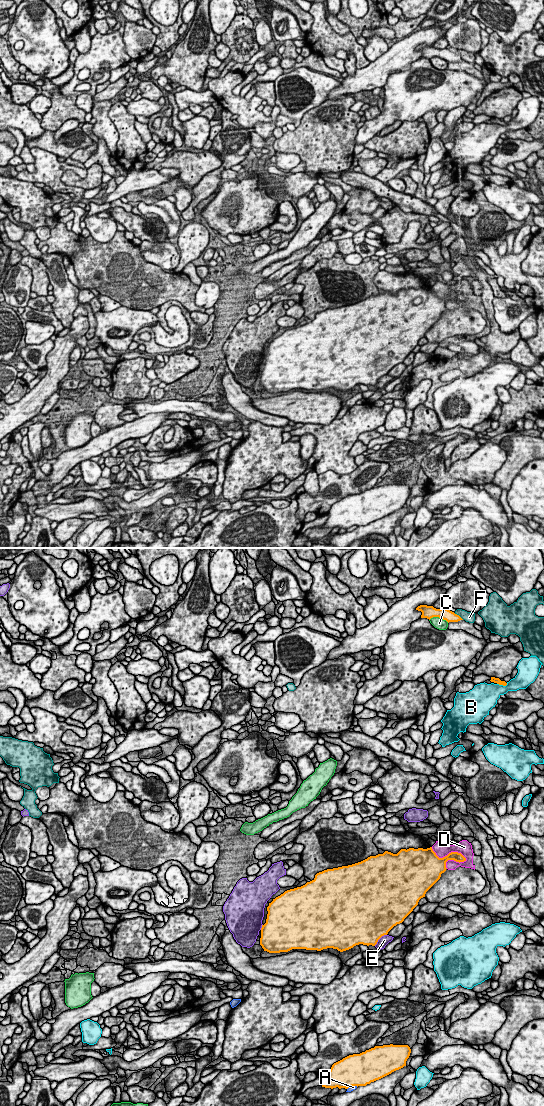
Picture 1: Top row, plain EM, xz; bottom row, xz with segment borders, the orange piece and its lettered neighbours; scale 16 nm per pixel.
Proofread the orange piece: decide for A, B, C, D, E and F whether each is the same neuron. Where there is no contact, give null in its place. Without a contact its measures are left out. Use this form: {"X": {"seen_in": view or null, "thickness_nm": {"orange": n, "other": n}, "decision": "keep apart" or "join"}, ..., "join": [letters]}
{"A": {"seen_in": "xz", "thickness_nm": {"orange": 500, "other": 70}, "decision": "keep apart"}, "B": {"seen_in": "xz", "thickness_nm": {"orange": 100, "other": 320}, "decision": "keep apart"}, "C": {"seen_in": "xz", "thickness_nm": {"orange": 200, "other": 180}, "decision": "keep apart"}, "D": {"seen_in": "xz", "thickness_nm": {"orange": 260, "other": 220}, "decision": "keep apart"}, "E": {"seen_in": "xz", "thickness_nm": {"orange": 500, "other": 160}, "decision": "keep apart"}, "F": {"seen_in": "xz", "thickness_nm": {"orange": 180, "other": 160}, "decision": "keep apart"}, "join": []}

